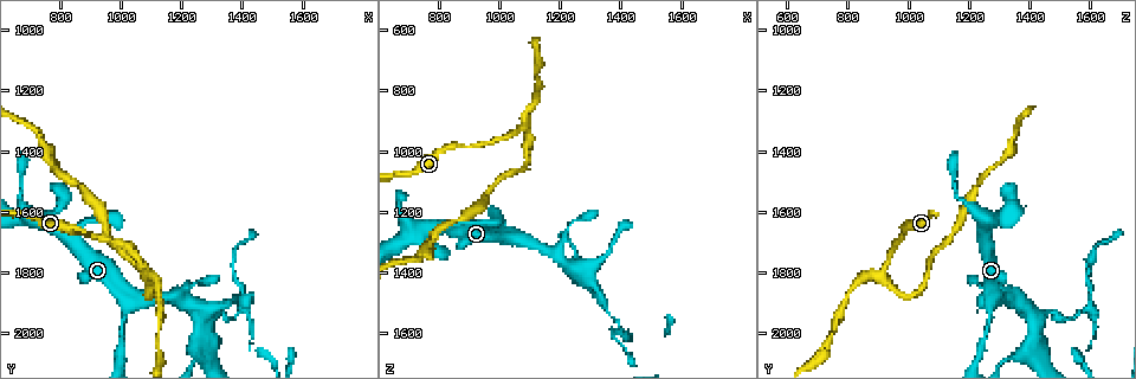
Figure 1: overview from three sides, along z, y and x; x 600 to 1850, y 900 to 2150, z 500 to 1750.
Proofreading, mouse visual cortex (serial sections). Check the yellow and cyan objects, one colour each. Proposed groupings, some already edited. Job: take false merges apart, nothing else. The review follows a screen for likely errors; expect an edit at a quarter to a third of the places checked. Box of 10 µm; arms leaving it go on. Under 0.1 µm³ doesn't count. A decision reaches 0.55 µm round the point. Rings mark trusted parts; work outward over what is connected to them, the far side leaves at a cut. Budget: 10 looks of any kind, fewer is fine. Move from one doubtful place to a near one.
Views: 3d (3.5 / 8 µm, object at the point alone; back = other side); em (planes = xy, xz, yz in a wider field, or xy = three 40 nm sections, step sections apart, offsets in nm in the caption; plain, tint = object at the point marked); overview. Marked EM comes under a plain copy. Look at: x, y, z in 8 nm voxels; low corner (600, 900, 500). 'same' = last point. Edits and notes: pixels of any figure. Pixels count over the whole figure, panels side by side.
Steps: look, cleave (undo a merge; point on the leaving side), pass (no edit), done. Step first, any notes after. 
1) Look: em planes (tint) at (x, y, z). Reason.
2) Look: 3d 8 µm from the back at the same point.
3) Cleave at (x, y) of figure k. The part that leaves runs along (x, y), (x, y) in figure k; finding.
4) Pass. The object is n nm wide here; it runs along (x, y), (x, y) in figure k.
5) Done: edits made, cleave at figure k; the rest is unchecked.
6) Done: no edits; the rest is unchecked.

Look: 3d 8 µm at (1090, 1810, 910). Arms part here.

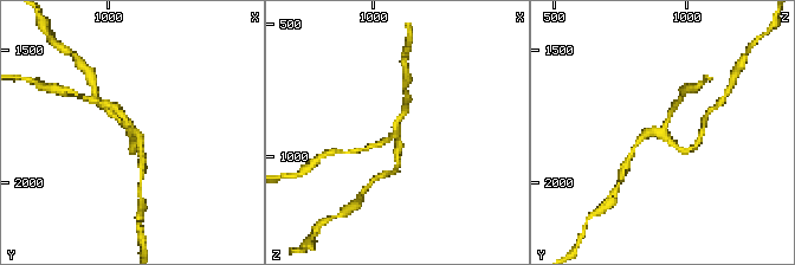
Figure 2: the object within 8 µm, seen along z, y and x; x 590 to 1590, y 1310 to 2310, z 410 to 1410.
Look: em planes (tint) at the same point. 3 arms meet here; the arms are 200, 200, 200 nm wide.

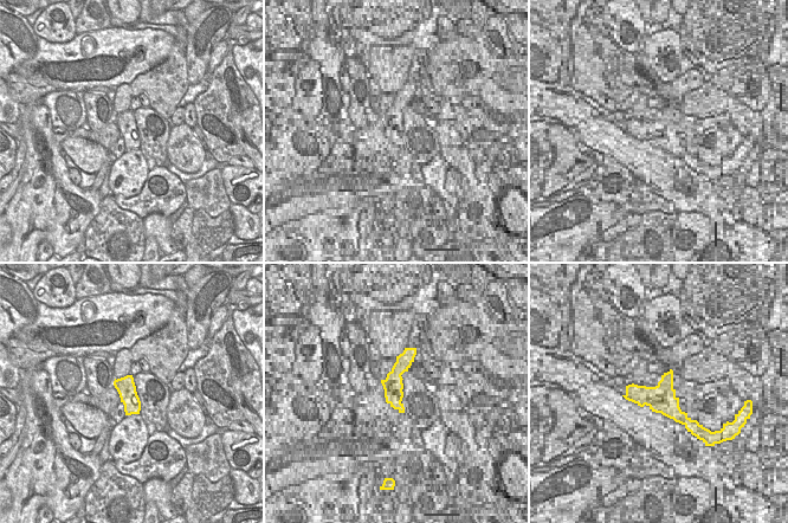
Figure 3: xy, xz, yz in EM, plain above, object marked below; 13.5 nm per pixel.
Pass. It runs along (111, 107), (130, 125), (131, 150) in figure 2; continuous, no second cell.

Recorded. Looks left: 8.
Look: 3d 3.5 µm at (1020, 1880, 1280). A fork.

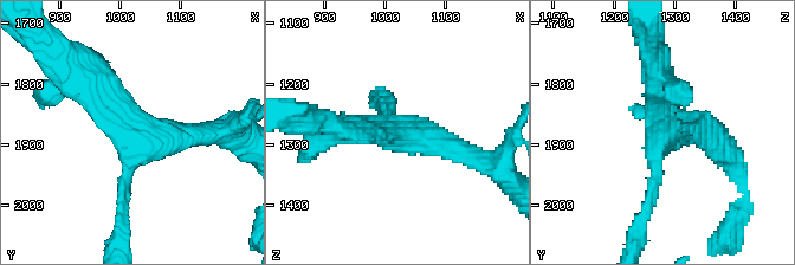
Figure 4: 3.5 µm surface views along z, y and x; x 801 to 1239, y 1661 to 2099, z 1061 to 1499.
Look: em xy step 2 (tint) at (1025, 1880, 1280). 3 arms meet here; the arms are 150, 300, 350 nm wide; need the tissue.

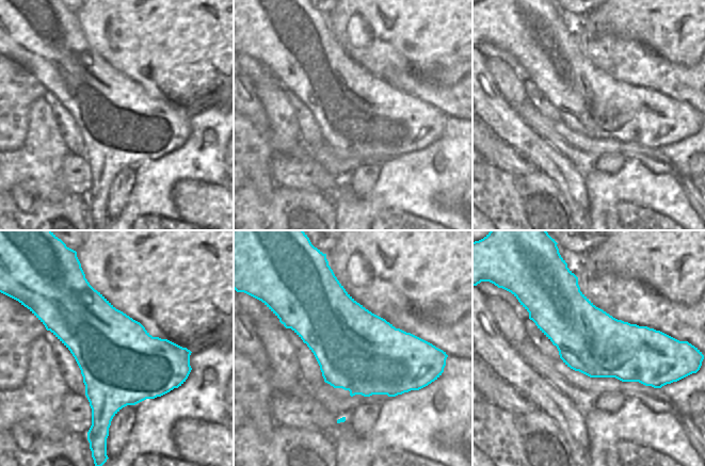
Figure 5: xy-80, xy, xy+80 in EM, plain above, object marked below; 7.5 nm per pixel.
Pass. It runs along (72, 78), (134, 133), (211, 136) in figure 4; continuous, no second cell.

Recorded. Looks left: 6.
Look: 3d 3.5 µm at (720, 1620, 1250). Sudden change in width.

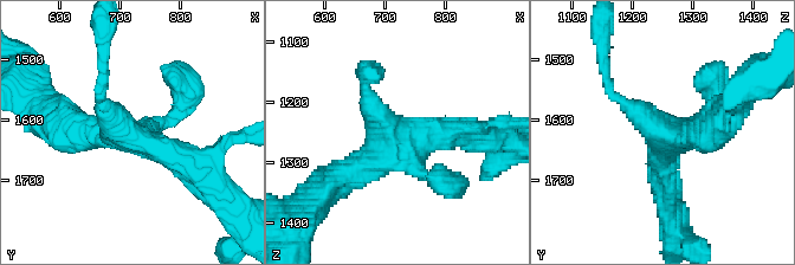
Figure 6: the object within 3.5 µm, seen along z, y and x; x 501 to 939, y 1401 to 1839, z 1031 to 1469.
Look: em xy step 5 (tint) at (725, 1630, 1255).

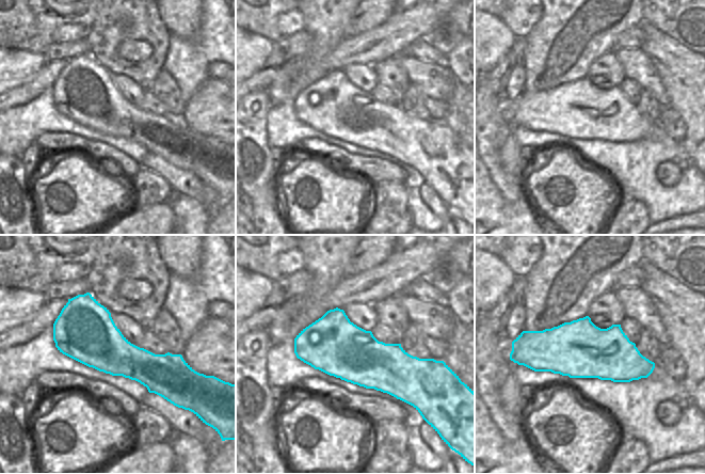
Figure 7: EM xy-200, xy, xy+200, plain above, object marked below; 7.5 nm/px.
Pass. Continuous, no second cell.

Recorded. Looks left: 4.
Look: 3d 3.5 µm at (1340, 1940, 1490). Sudden change in width.

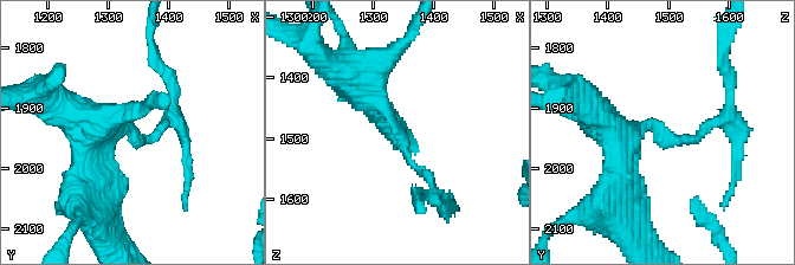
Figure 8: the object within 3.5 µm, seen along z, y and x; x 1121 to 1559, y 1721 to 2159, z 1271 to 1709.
Look: em xy step 3 (tint) at (1340, 1935, 1490).

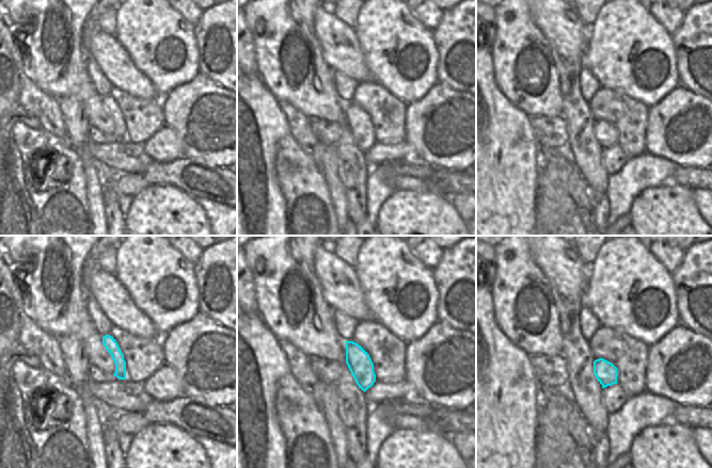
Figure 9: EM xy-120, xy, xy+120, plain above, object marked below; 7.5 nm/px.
Look: em planes (tint) at the same point.

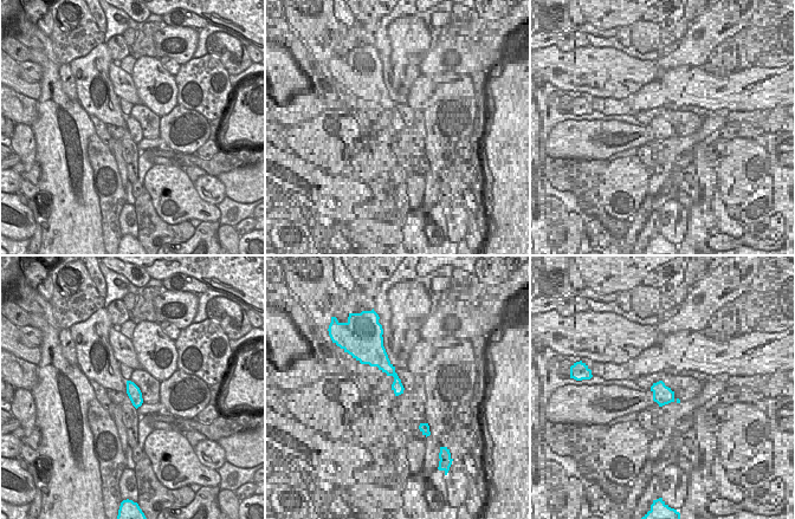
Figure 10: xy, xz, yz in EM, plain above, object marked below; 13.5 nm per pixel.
Cleave at (690, 140) of figure 8. The object is 190 nm wide here; the part that leaves runs along (658, 129), (693, 140), (728, 115), (730, 96) in figure 8; two cells meet here.

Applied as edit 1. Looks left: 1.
Done: edits made, cleave at figure 8; the rest is unchecked.

